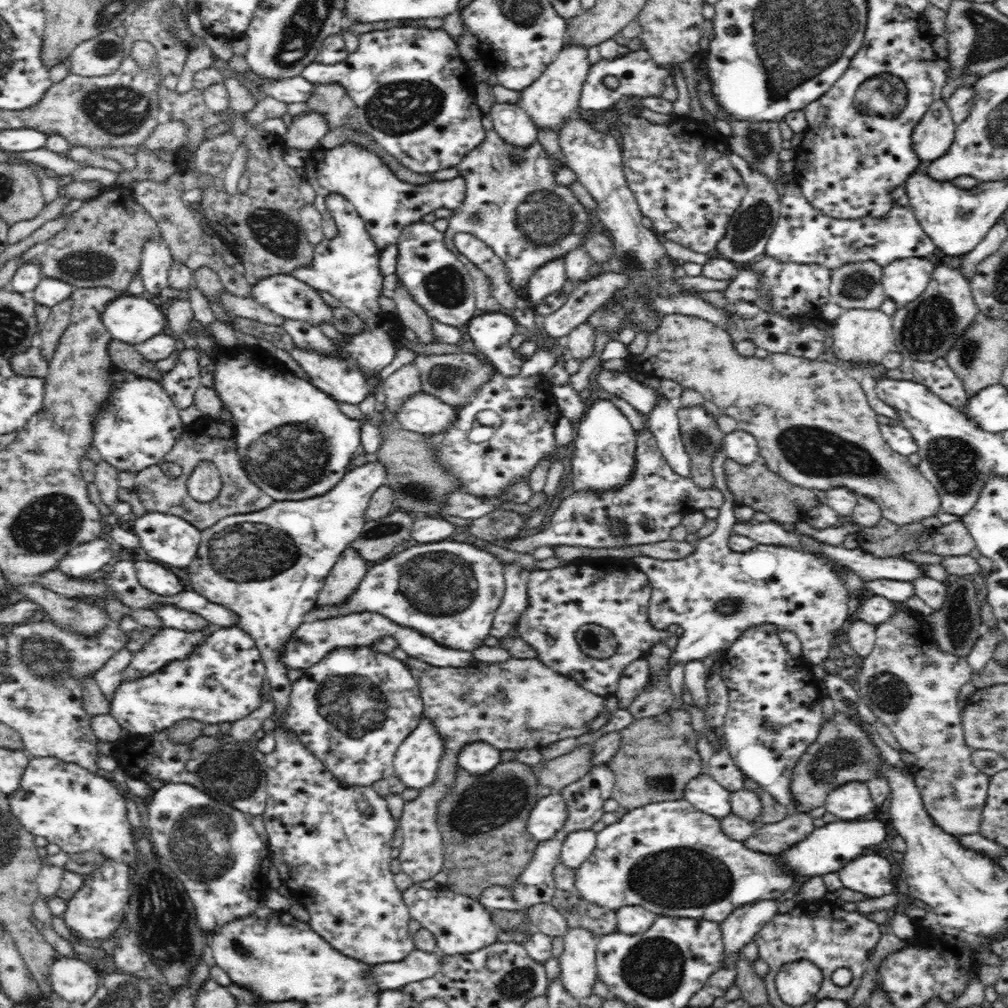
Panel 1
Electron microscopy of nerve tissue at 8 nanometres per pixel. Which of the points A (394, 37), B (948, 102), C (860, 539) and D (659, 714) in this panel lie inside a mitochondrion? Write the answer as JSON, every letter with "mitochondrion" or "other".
{"A":"other","B":"other","C":"other","D":"other"}

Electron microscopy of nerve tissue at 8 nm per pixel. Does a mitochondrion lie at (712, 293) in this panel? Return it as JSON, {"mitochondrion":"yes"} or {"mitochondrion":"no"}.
{"mitochondrion":"no"}

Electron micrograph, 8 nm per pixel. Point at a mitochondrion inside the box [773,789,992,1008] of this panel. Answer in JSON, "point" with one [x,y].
{"point":[945,876]}

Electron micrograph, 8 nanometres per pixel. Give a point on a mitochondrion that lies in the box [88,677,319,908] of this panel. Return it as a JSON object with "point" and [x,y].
{"point":[202,842]}

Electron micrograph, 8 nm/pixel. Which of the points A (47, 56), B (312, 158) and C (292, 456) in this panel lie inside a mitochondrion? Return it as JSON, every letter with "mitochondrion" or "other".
{"A":"other","B":"other","C":"mitochondrion"}

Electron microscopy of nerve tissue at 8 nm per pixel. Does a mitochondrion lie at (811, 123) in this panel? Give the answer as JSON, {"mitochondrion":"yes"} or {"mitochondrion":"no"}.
{"mitochondrion":"no"}

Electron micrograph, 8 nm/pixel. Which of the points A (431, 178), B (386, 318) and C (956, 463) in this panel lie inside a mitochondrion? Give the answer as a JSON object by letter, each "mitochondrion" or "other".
{"A":"other","B":"other","C":"mitochondrion"}

